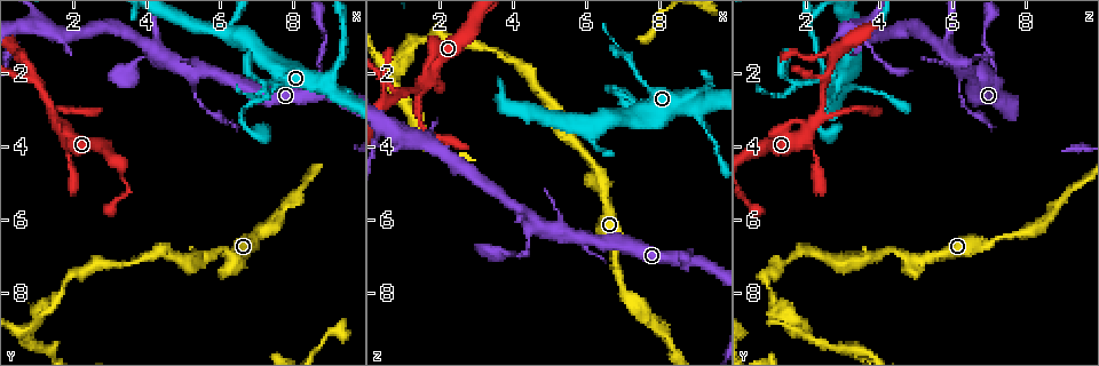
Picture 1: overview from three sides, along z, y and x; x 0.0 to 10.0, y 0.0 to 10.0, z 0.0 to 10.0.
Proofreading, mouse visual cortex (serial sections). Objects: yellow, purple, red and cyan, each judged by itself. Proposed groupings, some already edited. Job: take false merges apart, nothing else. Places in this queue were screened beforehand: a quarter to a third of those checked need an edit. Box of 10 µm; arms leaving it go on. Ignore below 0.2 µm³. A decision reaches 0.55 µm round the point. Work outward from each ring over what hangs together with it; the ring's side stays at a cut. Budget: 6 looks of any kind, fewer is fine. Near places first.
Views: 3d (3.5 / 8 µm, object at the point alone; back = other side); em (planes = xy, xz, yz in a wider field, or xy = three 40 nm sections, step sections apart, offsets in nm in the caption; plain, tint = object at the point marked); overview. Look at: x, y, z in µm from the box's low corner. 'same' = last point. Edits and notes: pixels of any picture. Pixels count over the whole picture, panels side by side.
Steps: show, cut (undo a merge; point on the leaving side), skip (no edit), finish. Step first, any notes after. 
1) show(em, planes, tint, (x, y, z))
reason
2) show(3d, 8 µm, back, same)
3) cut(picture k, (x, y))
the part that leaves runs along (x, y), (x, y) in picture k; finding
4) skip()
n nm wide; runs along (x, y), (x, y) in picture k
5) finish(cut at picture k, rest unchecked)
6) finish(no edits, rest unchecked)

show(3d, 3.5 µm, (0.90, 2.05, 2.60))
three-way junction

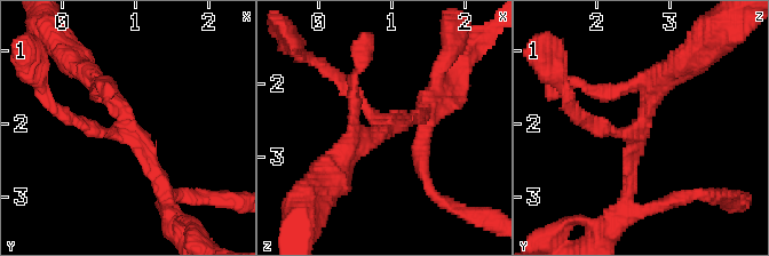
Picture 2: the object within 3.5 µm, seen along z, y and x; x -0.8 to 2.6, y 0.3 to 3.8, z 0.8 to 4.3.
show(em, xy, step 2, tint, (0.90, 2.10, 2.60))
3 arms; arms of 200, 200, 250 nm

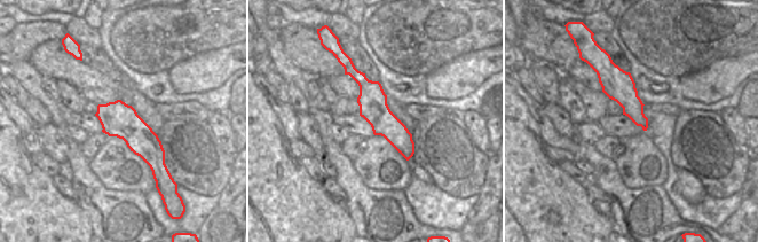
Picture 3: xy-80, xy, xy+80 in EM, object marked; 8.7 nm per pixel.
show(em, xy, step 3, tint, same)

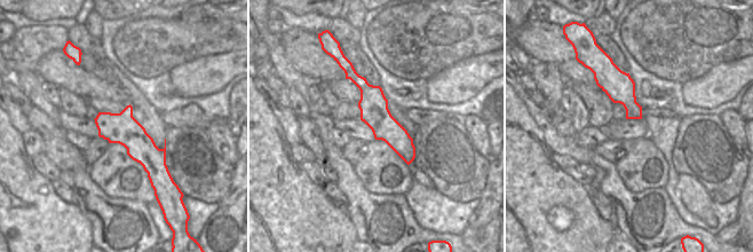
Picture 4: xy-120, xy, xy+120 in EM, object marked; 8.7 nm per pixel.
skip()
runs along (166, 193), (120, 105), (88, 74) in picture 2; all the same cell

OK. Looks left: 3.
show(3d, 3.5 µm, (6.05, 0.80, 3.45))

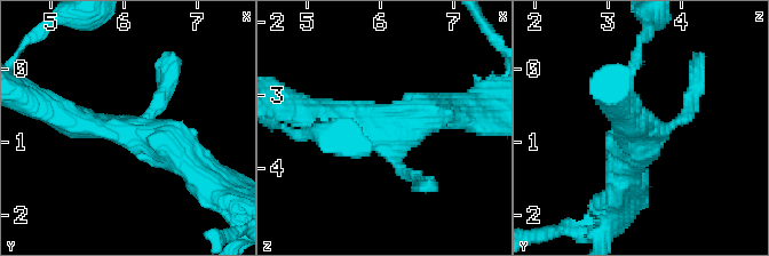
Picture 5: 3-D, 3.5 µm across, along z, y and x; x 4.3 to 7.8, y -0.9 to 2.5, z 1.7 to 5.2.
skip()
arms of 150, 400, 450 nm; runs along (196, 169), (168, 141), (63, 117) in picture 5; one cell here

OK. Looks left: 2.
show(3d, 3.5 µm, back, (9.05, 2.35, 3.10))
four arms meet

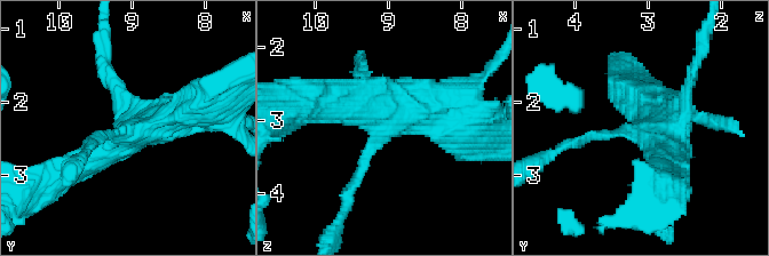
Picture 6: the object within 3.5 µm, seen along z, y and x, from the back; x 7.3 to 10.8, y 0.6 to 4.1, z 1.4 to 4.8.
show(em, xy, step 1, tint, (9.05, 2.45, 3.10))
4 arms; arms of 150, 350, 400, 500 nm; shape alone is not enough

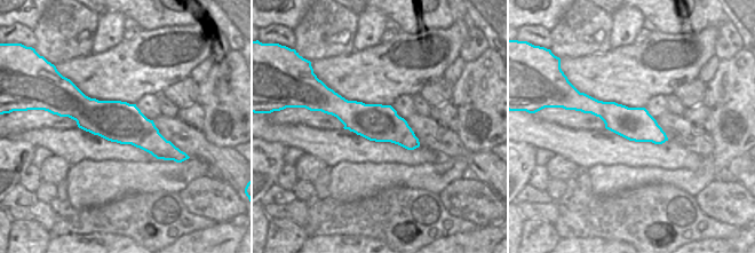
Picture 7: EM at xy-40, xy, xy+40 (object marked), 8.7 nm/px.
skip()
runs along (454, 104), (409, 101), (349, 192) in picture 6; continuous, no second cell

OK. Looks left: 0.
finish(no edits, rest unchecked)

